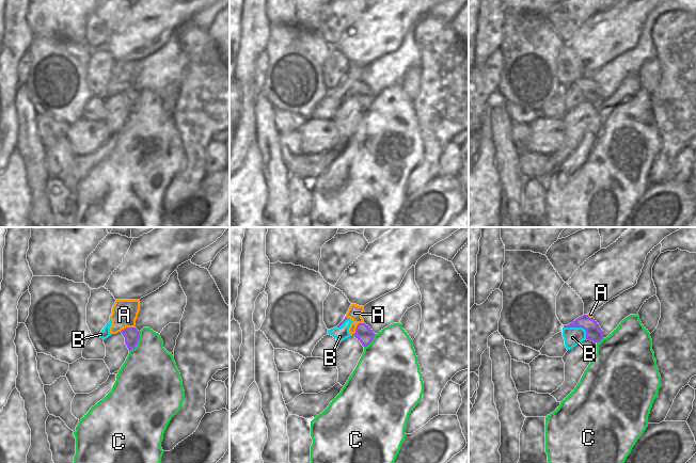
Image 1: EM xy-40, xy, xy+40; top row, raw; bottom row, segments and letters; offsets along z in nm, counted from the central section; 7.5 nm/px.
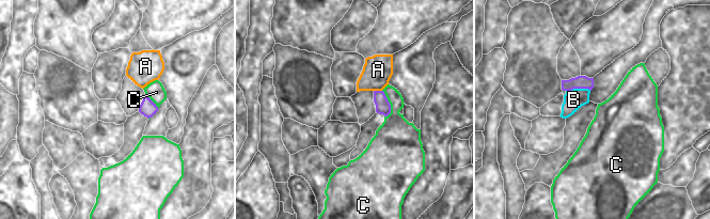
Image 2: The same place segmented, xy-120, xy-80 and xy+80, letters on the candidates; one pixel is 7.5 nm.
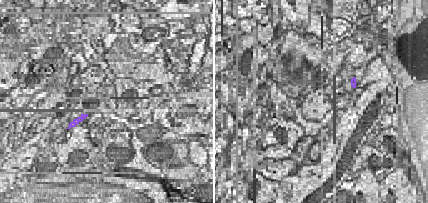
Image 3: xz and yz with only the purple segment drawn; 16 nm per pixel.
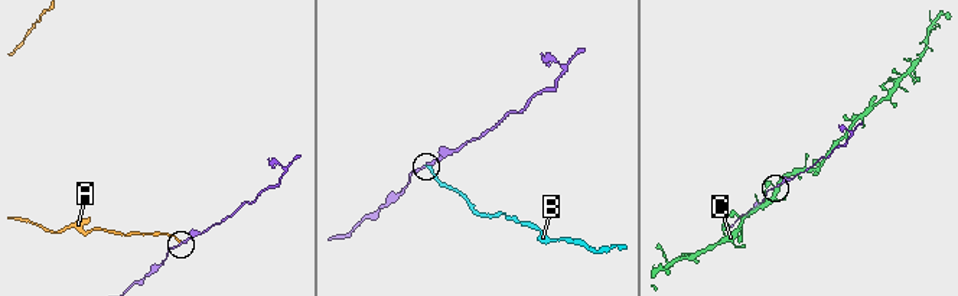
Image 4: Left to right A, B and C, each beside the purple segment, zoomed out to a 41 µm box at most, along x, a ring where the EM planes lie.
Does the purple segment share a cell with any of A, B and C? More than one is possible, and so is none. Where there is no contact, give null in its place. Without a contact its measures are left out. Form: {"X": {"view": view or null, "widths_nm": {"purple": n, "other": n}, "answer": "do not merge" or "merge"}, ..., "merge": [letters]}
{"A": {"view": "xy", "widths_nm": {"purple": 120, "other": 110}, "answer": "do not merge"}, "B": {"view": "xy+40", "widths_nm": {"purple": 120, "other": 140}, "answer": "do not merge"}, "C": {"view": "xy-40", "widths_nm": {"purple": 120, "other": 420}, "answer": "do not merge"}, "merge": []}

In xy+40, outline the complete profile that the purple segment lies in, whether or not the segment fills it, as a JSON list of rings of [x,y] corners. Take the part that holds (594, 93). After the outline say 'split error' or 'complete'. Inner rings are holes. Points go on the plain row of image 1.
[[[583,76],[575,80],[572,84],[564,86],[564,89],[583,89],[586,92],[586,101],[600,103],[603,100],[603,92],[597,82],[588,76]]]; complete

